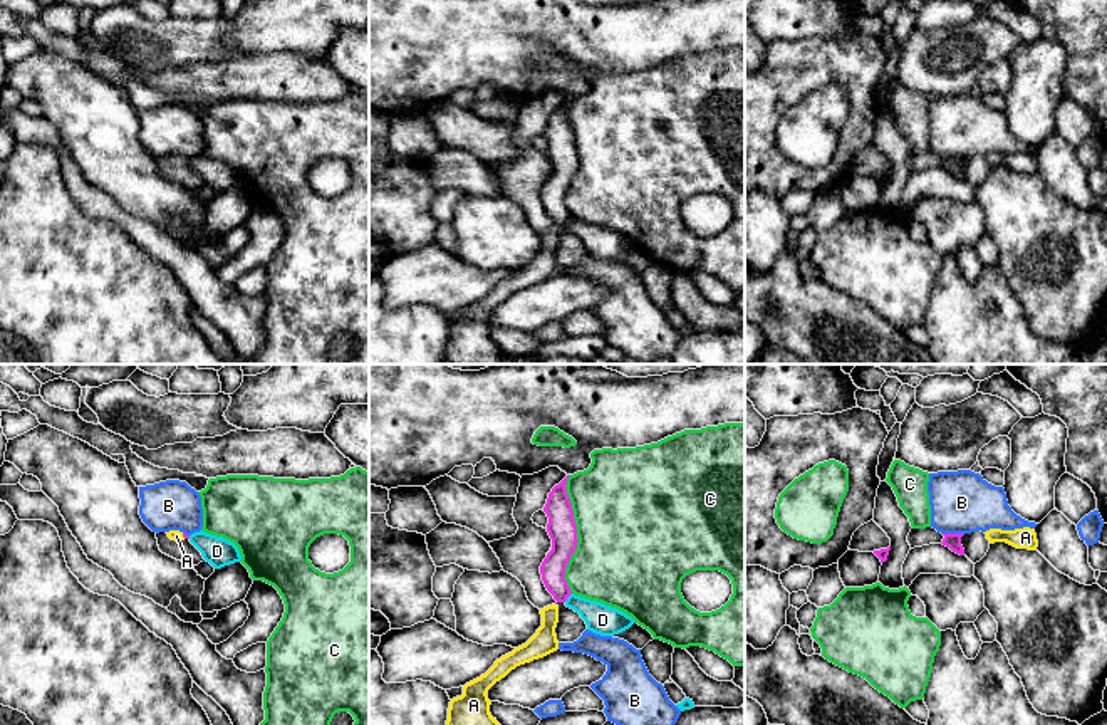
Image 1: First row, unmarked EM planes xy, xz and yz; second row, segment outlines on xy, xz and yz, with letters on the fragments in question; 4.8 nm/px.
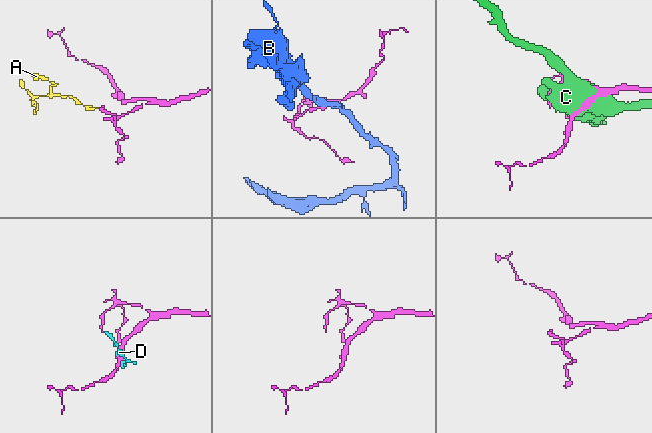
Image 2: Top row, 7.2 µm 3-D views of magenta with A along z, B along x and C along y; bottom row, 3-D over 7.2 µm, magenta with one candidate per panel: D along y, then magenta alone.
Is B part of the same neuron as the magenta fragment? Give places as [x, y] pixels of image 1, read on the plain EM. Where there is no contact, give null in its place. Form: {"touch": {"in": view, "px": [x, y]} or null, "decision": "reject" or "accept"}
{"touch": {"in": "yz", "px": [953, 158]}, "decision": "reject"}

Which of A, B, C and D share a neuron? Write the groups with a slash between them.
A D / B / C

